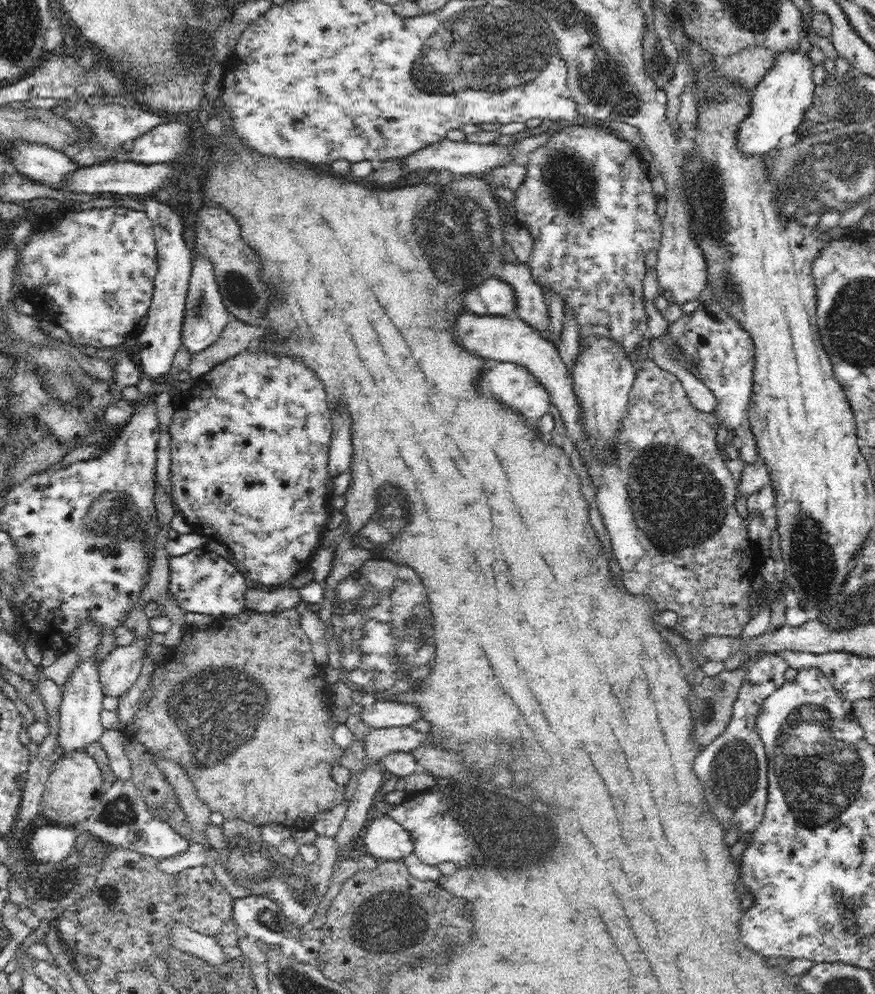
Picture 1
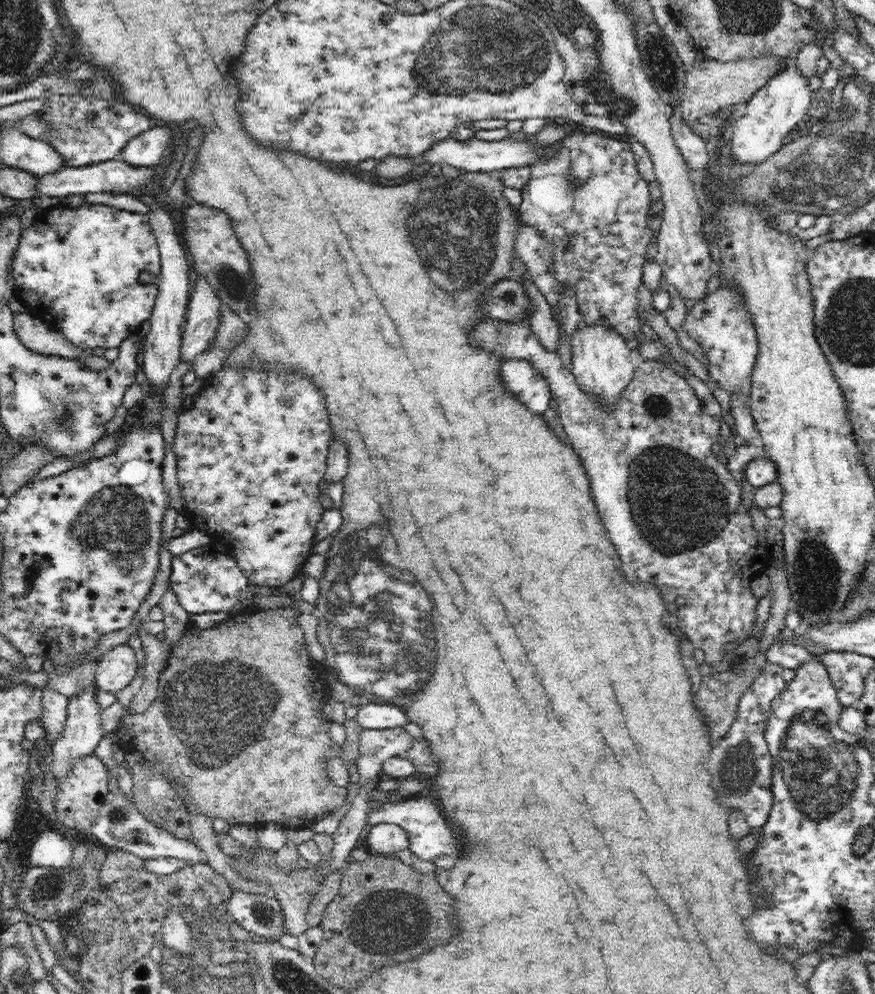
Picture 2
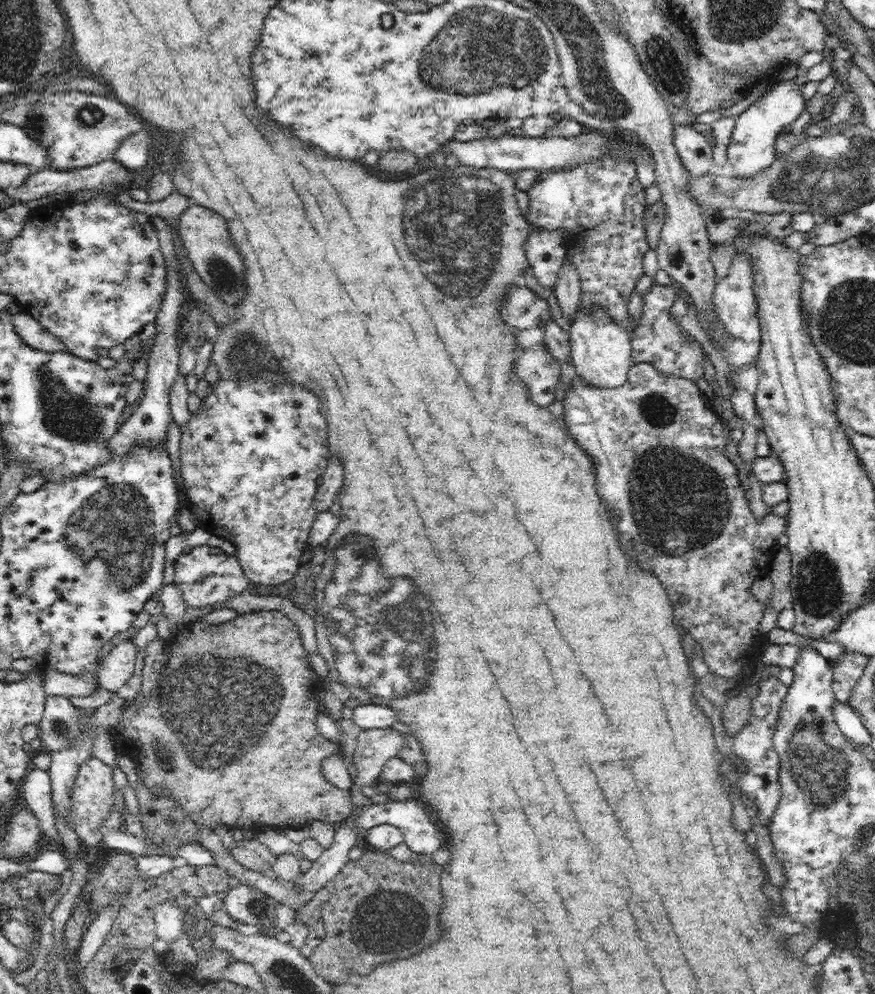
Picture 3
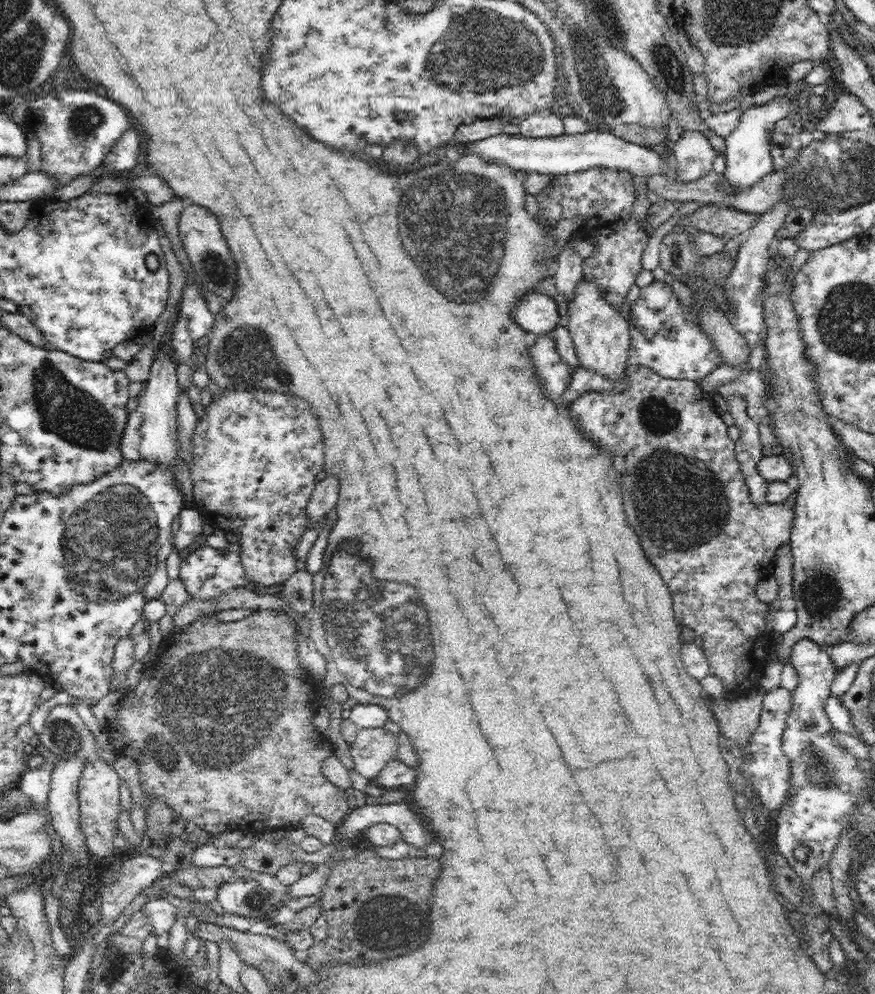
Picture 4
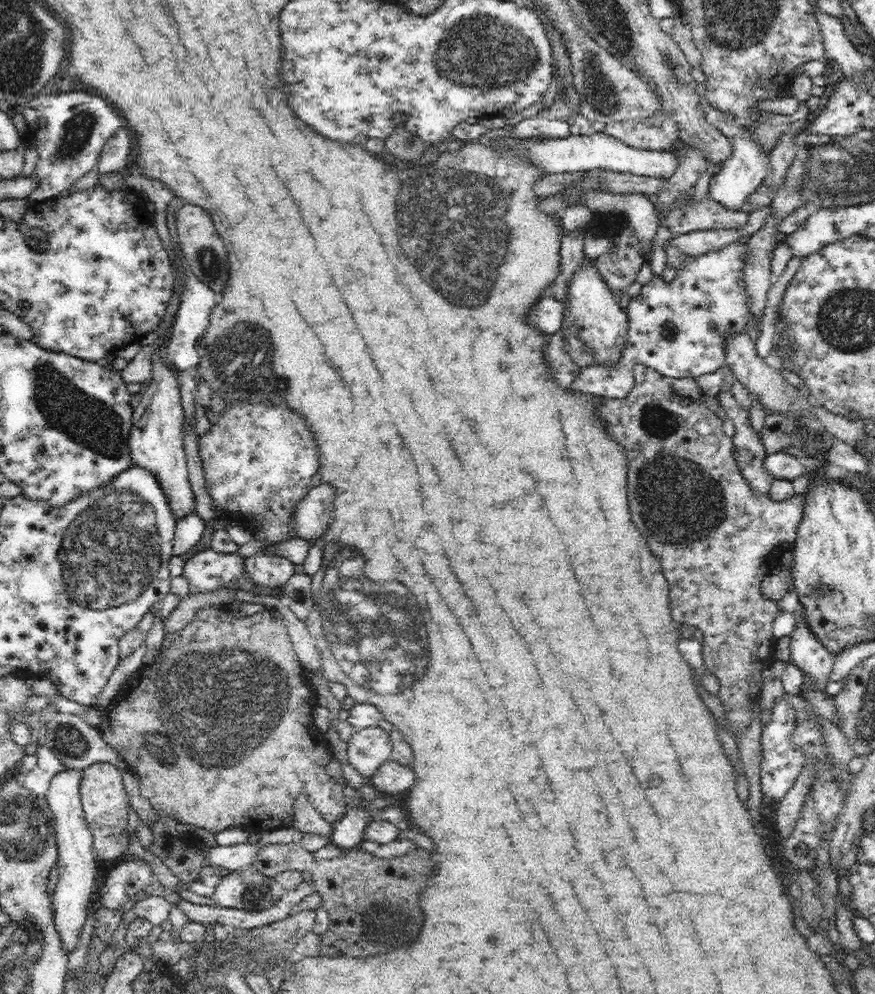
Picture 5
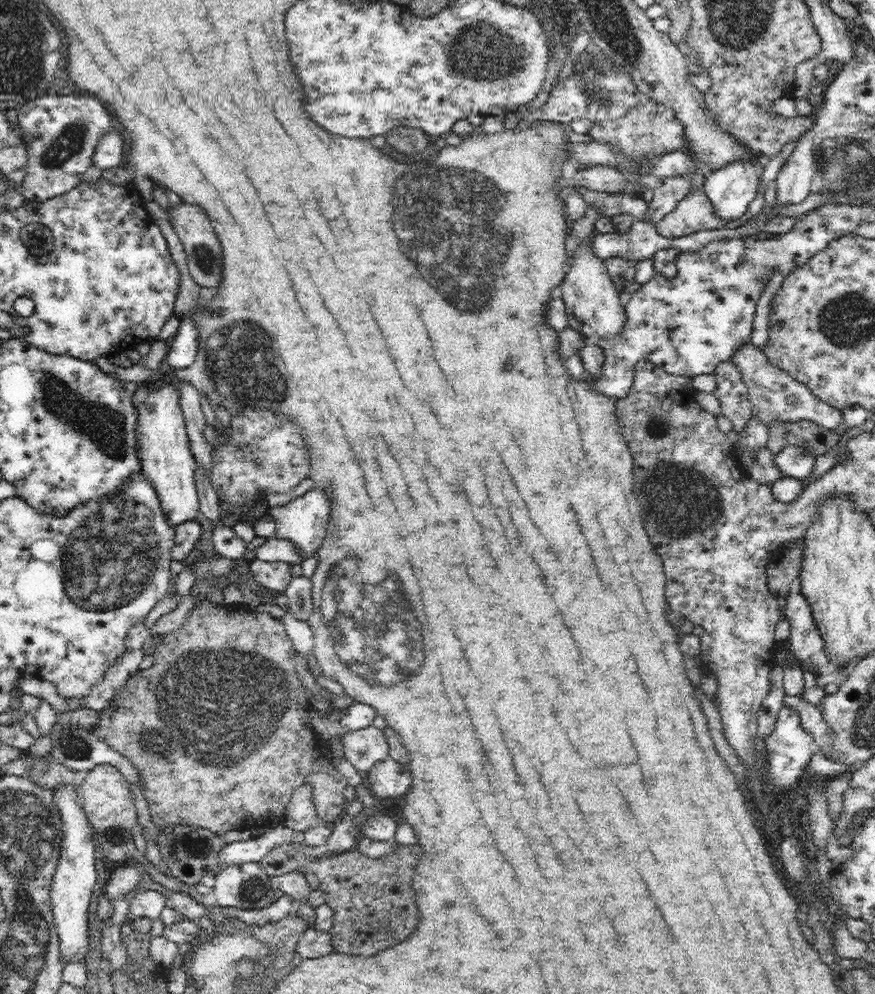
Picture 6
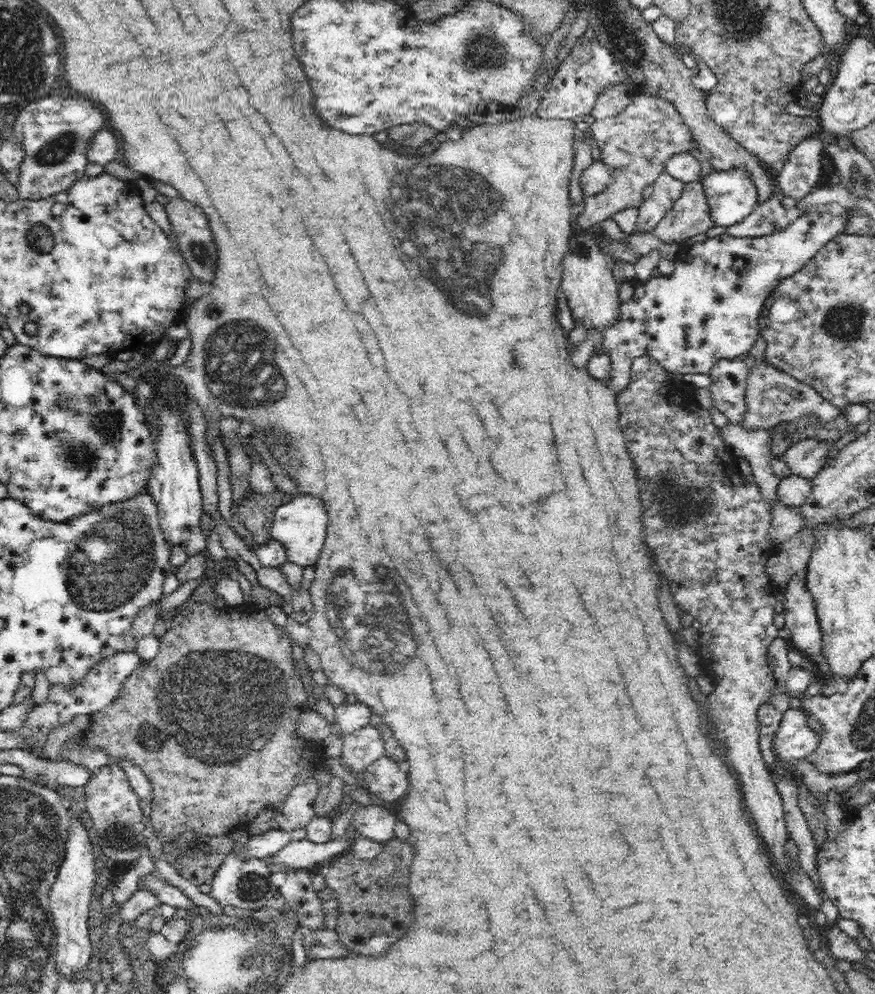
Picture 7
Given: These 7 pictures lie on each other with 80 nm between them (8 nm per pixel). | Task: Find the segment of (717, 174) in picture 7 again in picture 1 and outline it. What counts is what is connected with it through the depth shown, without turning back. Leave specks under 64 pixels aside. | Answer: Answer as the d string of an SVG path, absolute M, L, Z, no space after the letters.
M801 50L777 55L774 68L762 82L753 88L748 114L738 122L736 149L742 158L763 158L778 148L782 136L795 132L805 112L813 103L815 84L812 82L813 64L808 54Z

